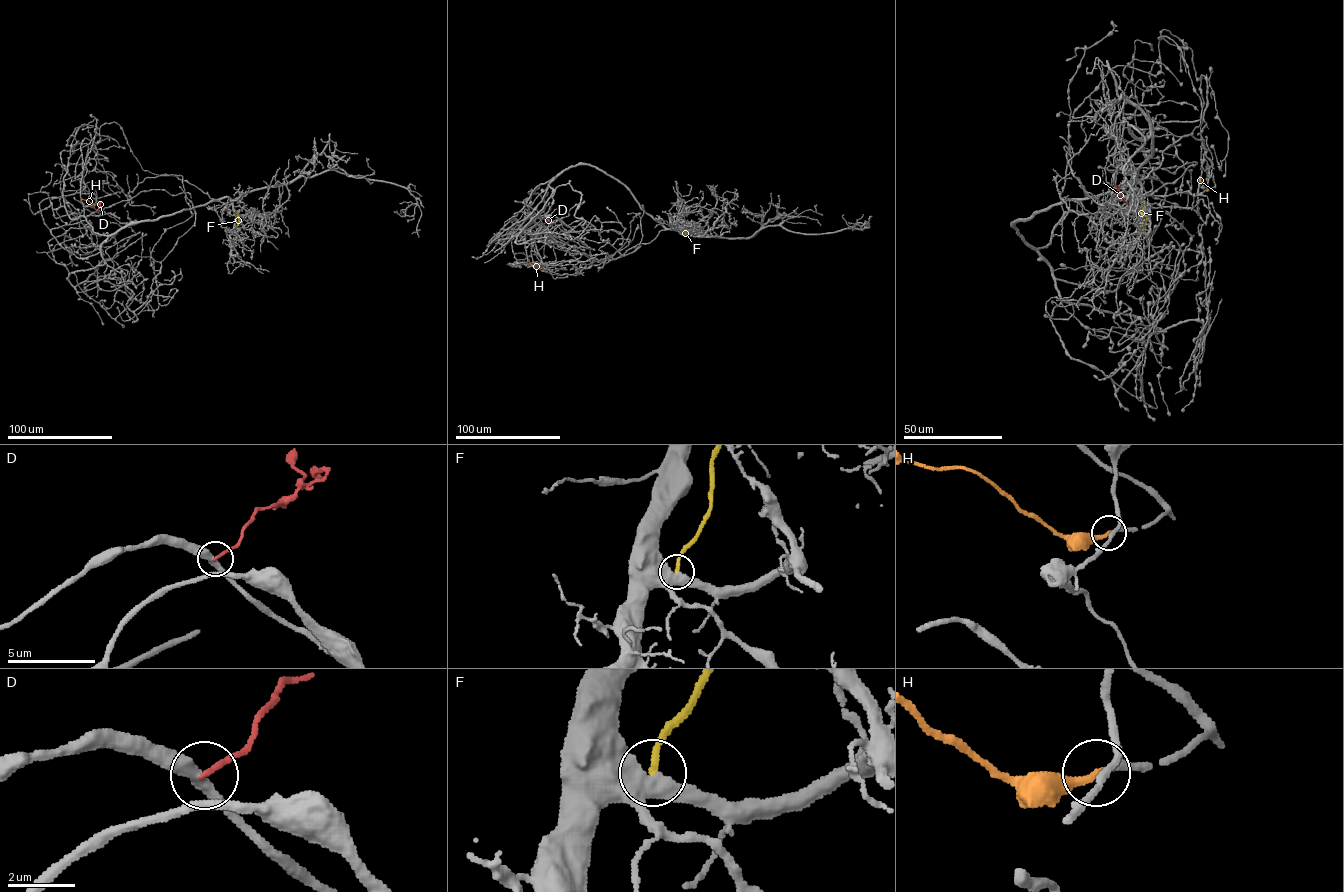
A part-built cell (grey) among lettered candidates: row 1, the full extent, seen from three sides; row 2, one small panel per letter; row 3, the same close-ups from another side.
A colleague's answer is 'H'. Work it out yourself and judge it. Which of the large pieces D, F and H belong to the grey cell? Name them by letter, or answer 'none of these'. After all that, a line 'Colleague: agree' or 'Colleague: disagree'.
H
Colleague: agree

